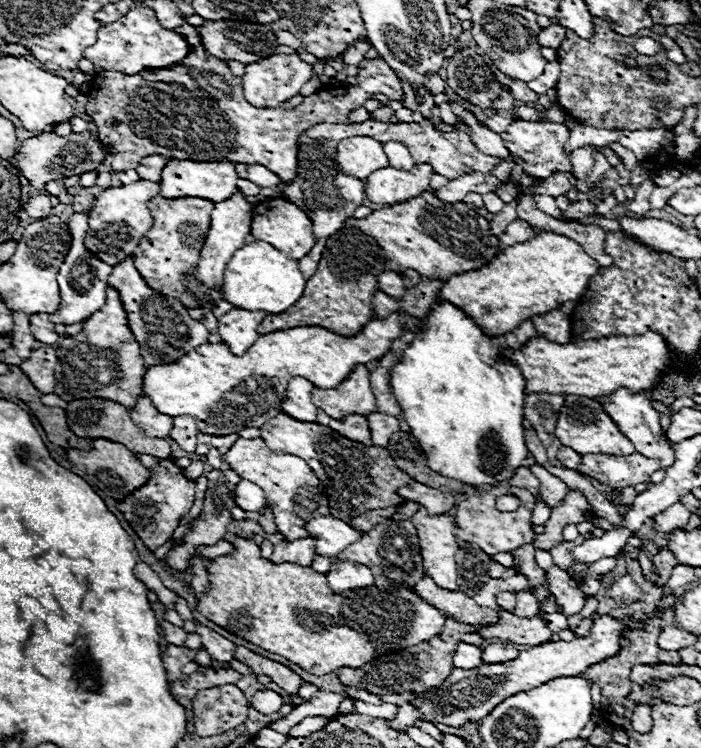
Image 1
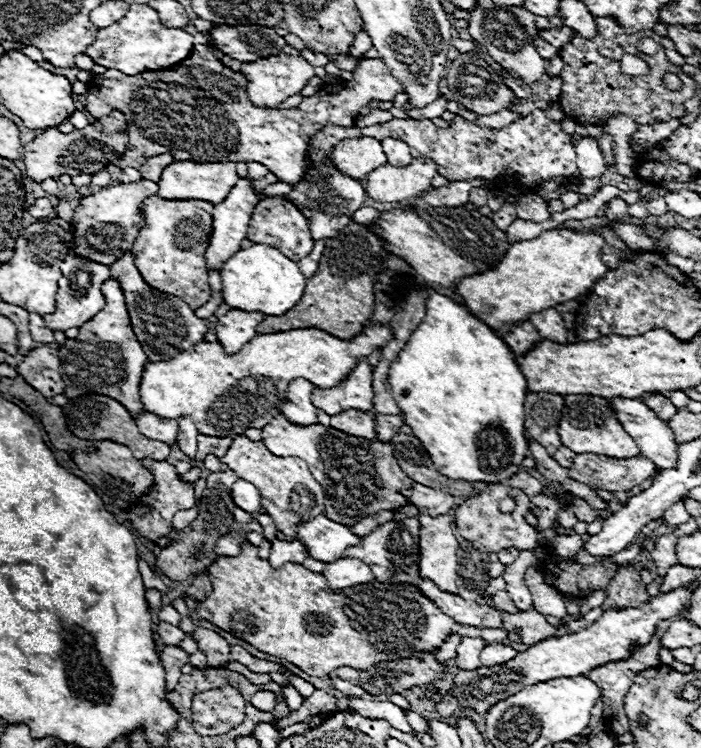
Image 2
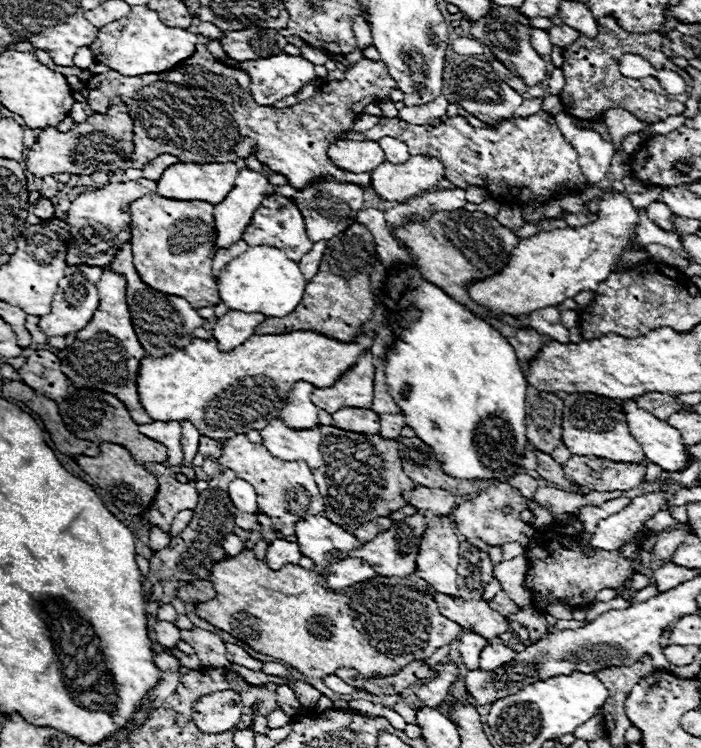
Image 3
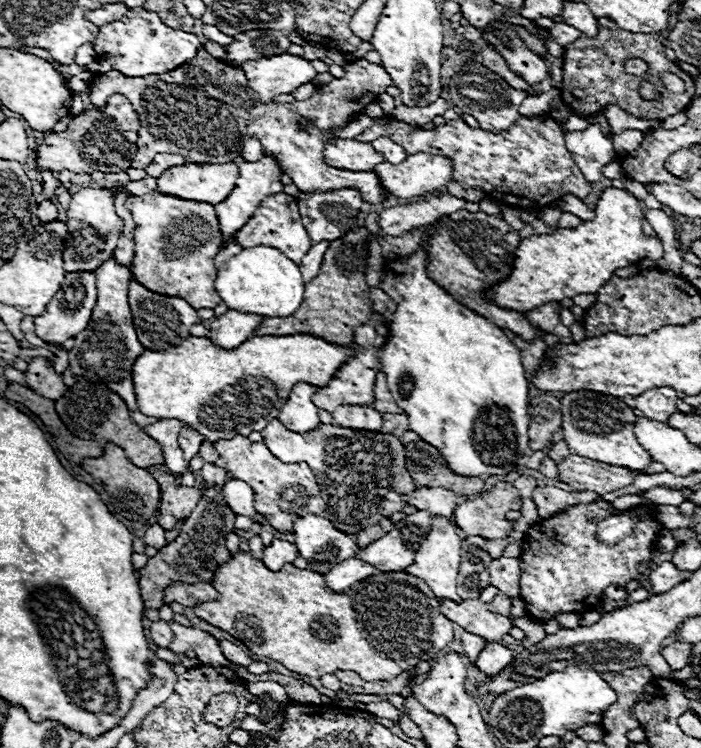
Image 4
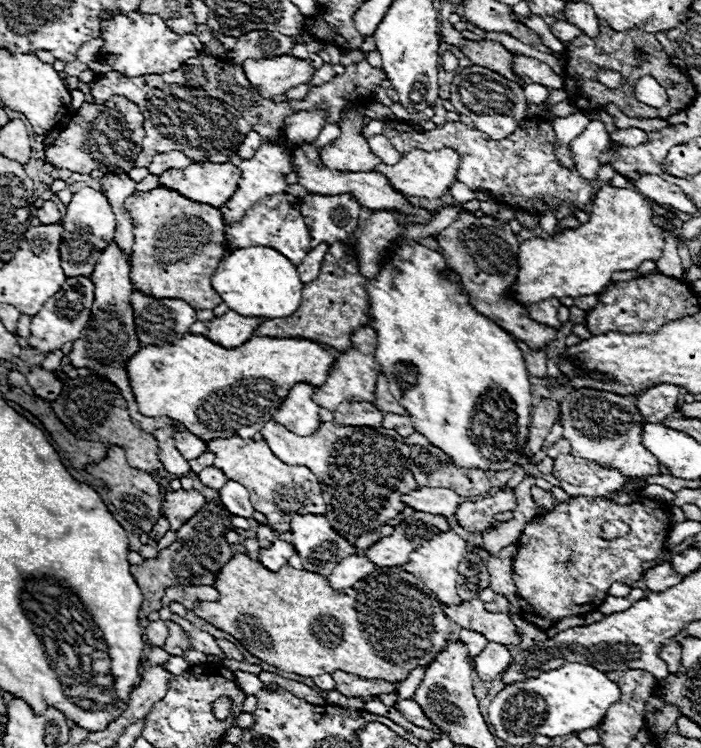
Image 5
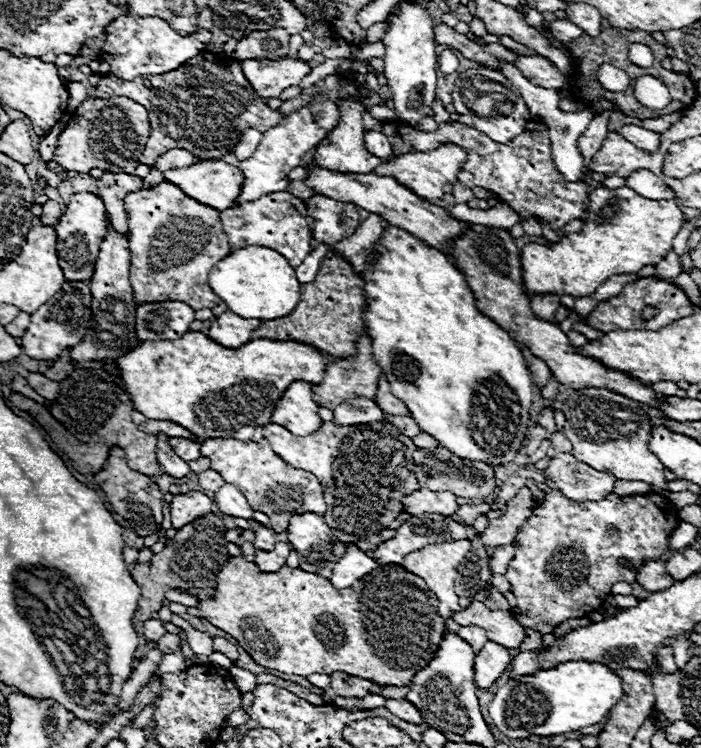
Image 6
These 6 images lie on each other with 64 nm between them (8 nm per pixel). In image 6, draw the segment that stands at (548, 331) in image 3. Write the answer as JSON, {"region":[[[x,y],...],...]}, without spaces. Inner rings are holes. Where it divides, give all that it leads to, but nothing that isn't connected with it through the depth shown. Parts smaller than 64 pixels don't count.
{"region":[[[536,294],[530,296],[530,306],[534,314],[538,314],[544,320],[554,320],[554,312],[560,306],[560,296],[558,294]]]}

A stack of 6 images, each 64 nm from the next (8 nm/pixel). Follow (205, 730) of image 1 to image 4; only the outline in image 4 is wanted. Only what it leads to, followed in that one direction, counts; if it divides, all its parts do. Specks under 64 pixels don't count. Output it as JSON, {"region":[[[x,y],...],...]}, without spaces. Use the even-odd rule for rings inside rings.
{"region":[[[226,692],[226,694],[218,694],[218,696],[210,698],[210,702],[204,710],[204,714],[206,714],[204,718],[206,718],[206,722],[212,722],[222,728],[234,720],[236,712],[238,712],[238,698],[234,694]]]}

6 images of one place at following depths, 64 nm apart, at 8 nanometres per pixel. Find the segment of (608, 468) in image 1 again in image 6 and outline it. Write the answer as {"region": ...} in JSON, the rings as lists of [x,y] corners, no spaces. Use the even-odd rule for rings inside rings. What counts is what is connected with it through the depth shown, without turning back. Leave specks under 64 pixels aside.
{"region":[[[558,452],[550,458],[544,476],[554,482],[554,486],[574,502],[596,502],[612,494],[616,478],[598,472],[592,466],[576,460],[570,452]]]}

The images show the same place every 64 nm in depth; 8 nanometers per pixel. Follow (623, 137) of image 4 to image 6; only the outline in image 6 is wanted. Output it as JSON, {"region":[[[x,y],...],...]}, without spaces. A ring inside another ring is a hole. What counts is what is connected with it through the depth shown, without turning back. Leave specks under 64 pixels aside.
{"region":[[[626,124],[618,130],[628,142],[632,142],[636,148],[642,148],[644,152],[658,152],[658,146],[660,146],[660,134],[658,132],[652,132],[652,130],[646,130],[642,126],[636,126],[636,124]]]}

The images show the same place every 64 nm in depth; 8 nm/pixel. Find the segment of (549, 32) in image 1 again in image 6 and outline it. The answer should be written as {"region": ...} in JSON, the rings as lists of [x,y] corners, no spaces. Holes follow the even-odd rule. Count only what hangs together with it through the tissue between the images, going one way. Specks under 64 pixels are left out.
{"region":[[[564,18],[564,20],[554,20],[554,22],[550,22],[550,32],[554,34],[554,38],[556,38],[558,42],[564,42],[564,44],[584,34],[576,24],[572,24],[572,22],[566,20],[566,18]]]}

